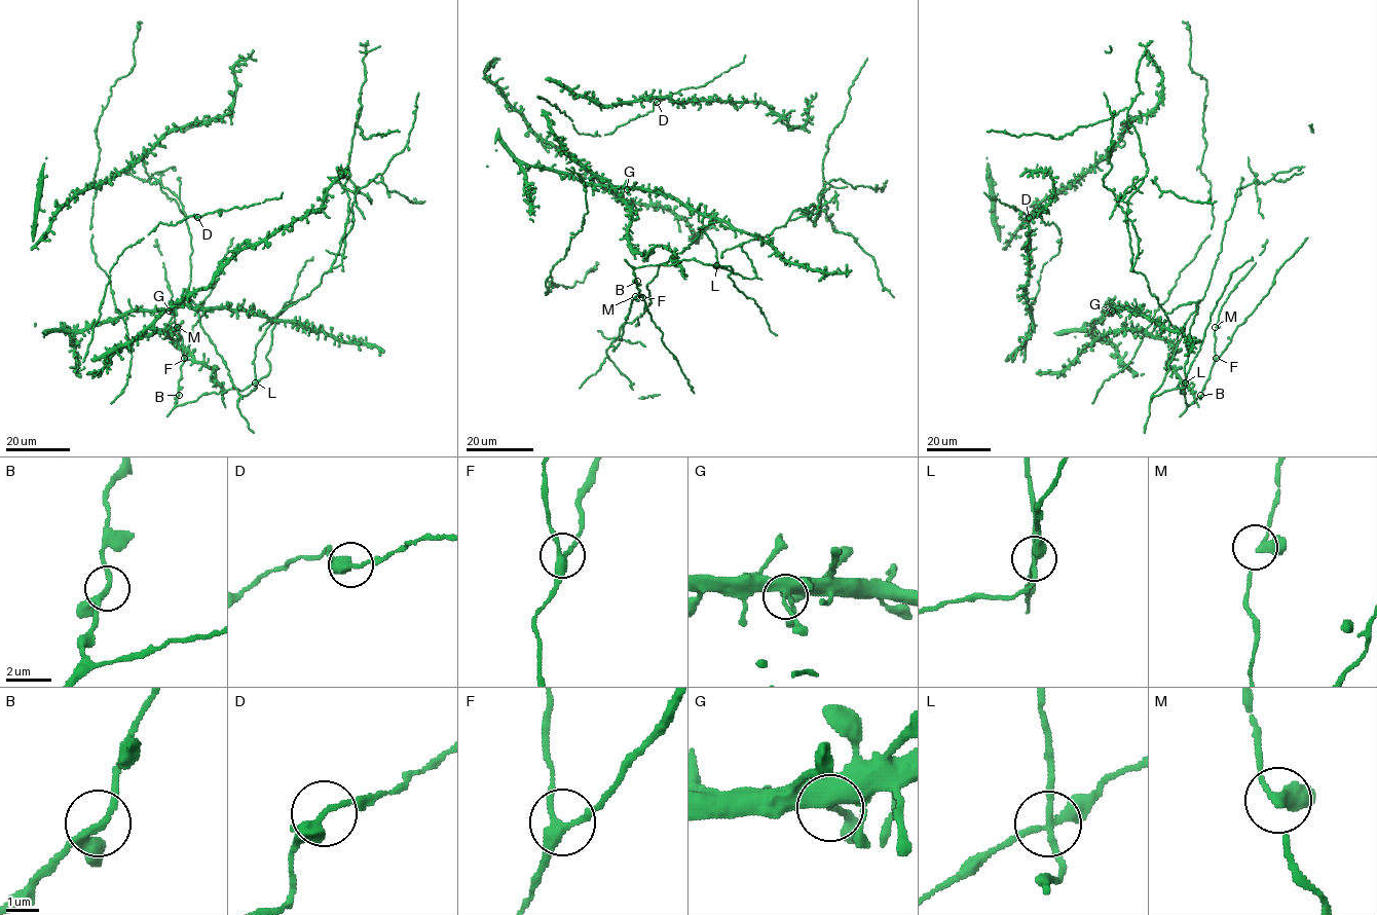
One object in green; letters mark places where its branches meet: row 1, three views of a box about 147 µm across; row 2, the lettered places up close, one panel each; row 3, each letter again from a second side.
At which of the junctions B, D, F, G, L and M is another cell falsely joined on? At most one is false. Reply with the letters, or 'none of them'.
L

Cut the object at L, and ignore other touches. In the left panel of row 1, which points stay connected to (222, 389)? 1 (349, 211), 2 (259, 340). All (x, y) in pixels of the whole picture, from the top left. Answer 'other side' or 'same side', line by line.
1: other side
2: other side

